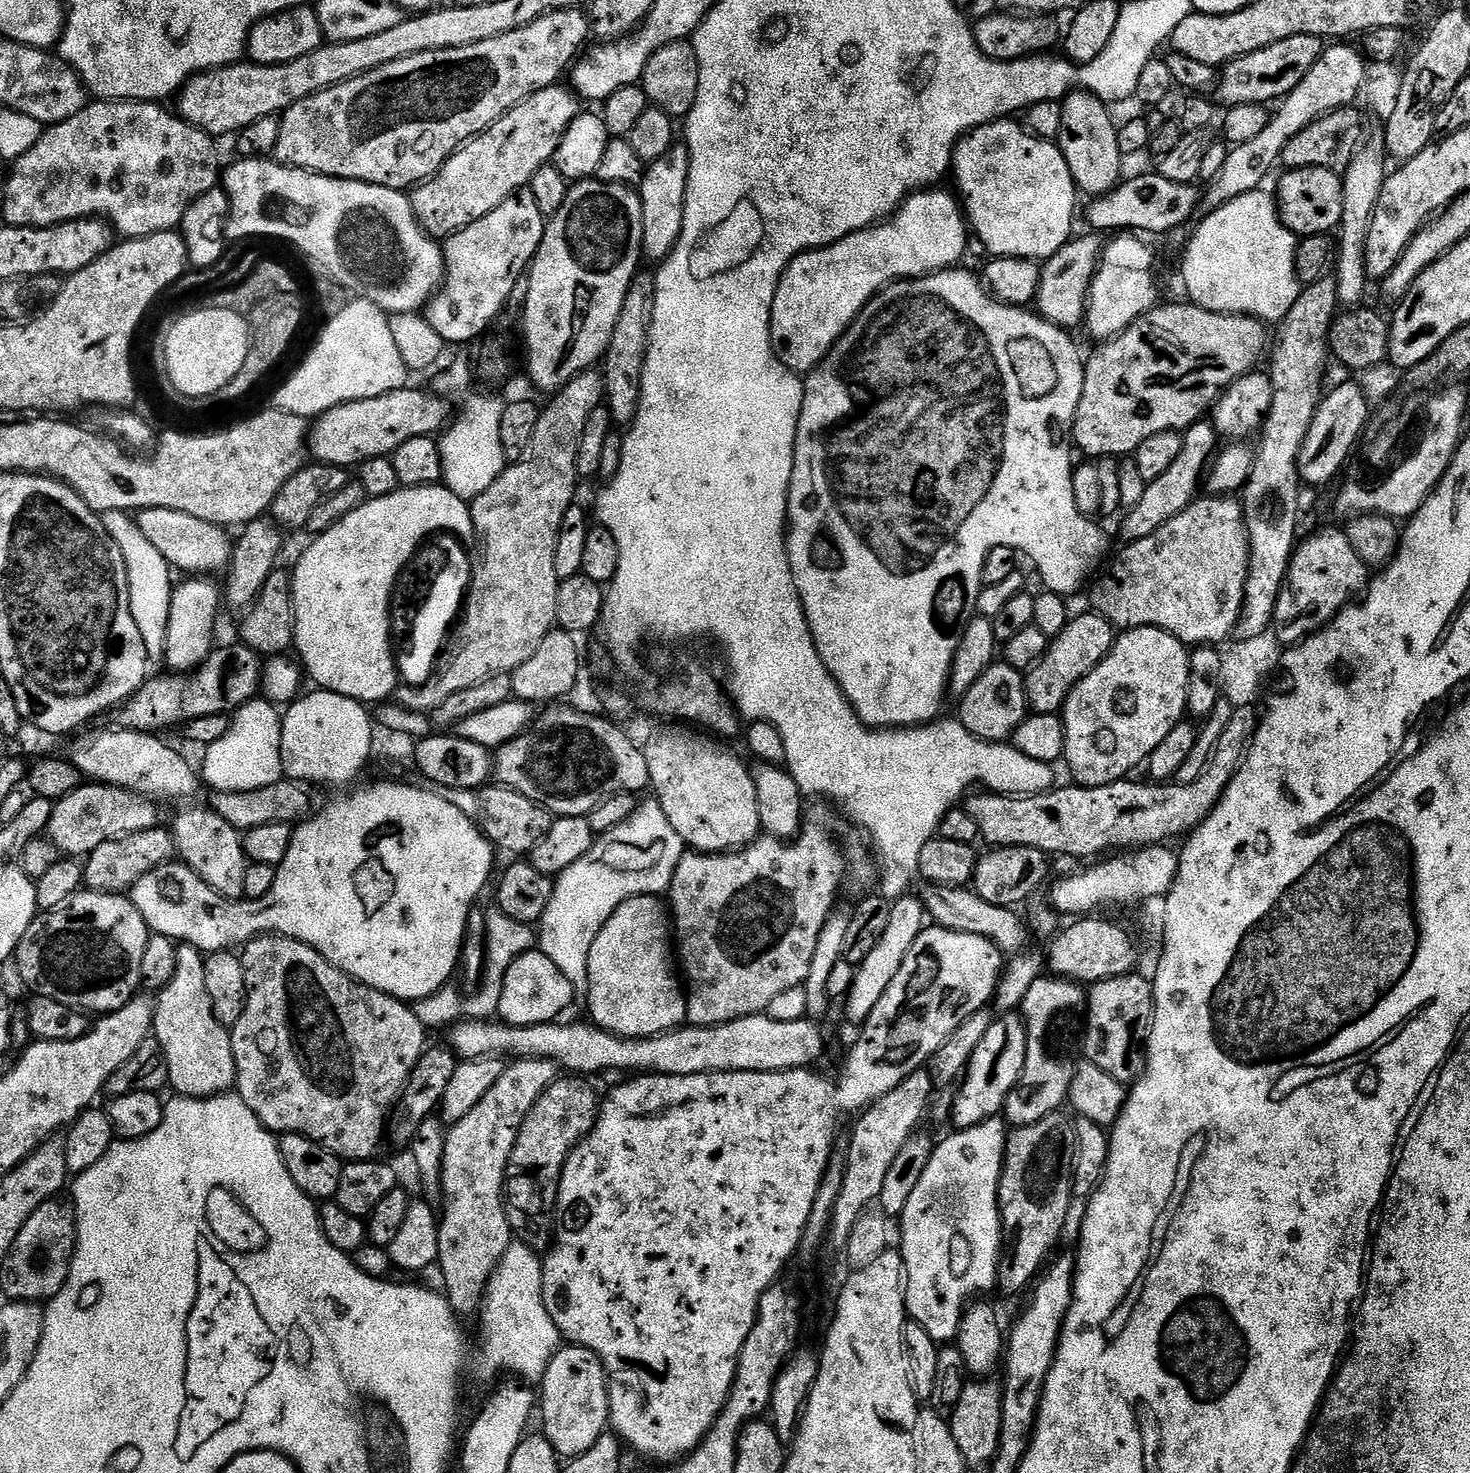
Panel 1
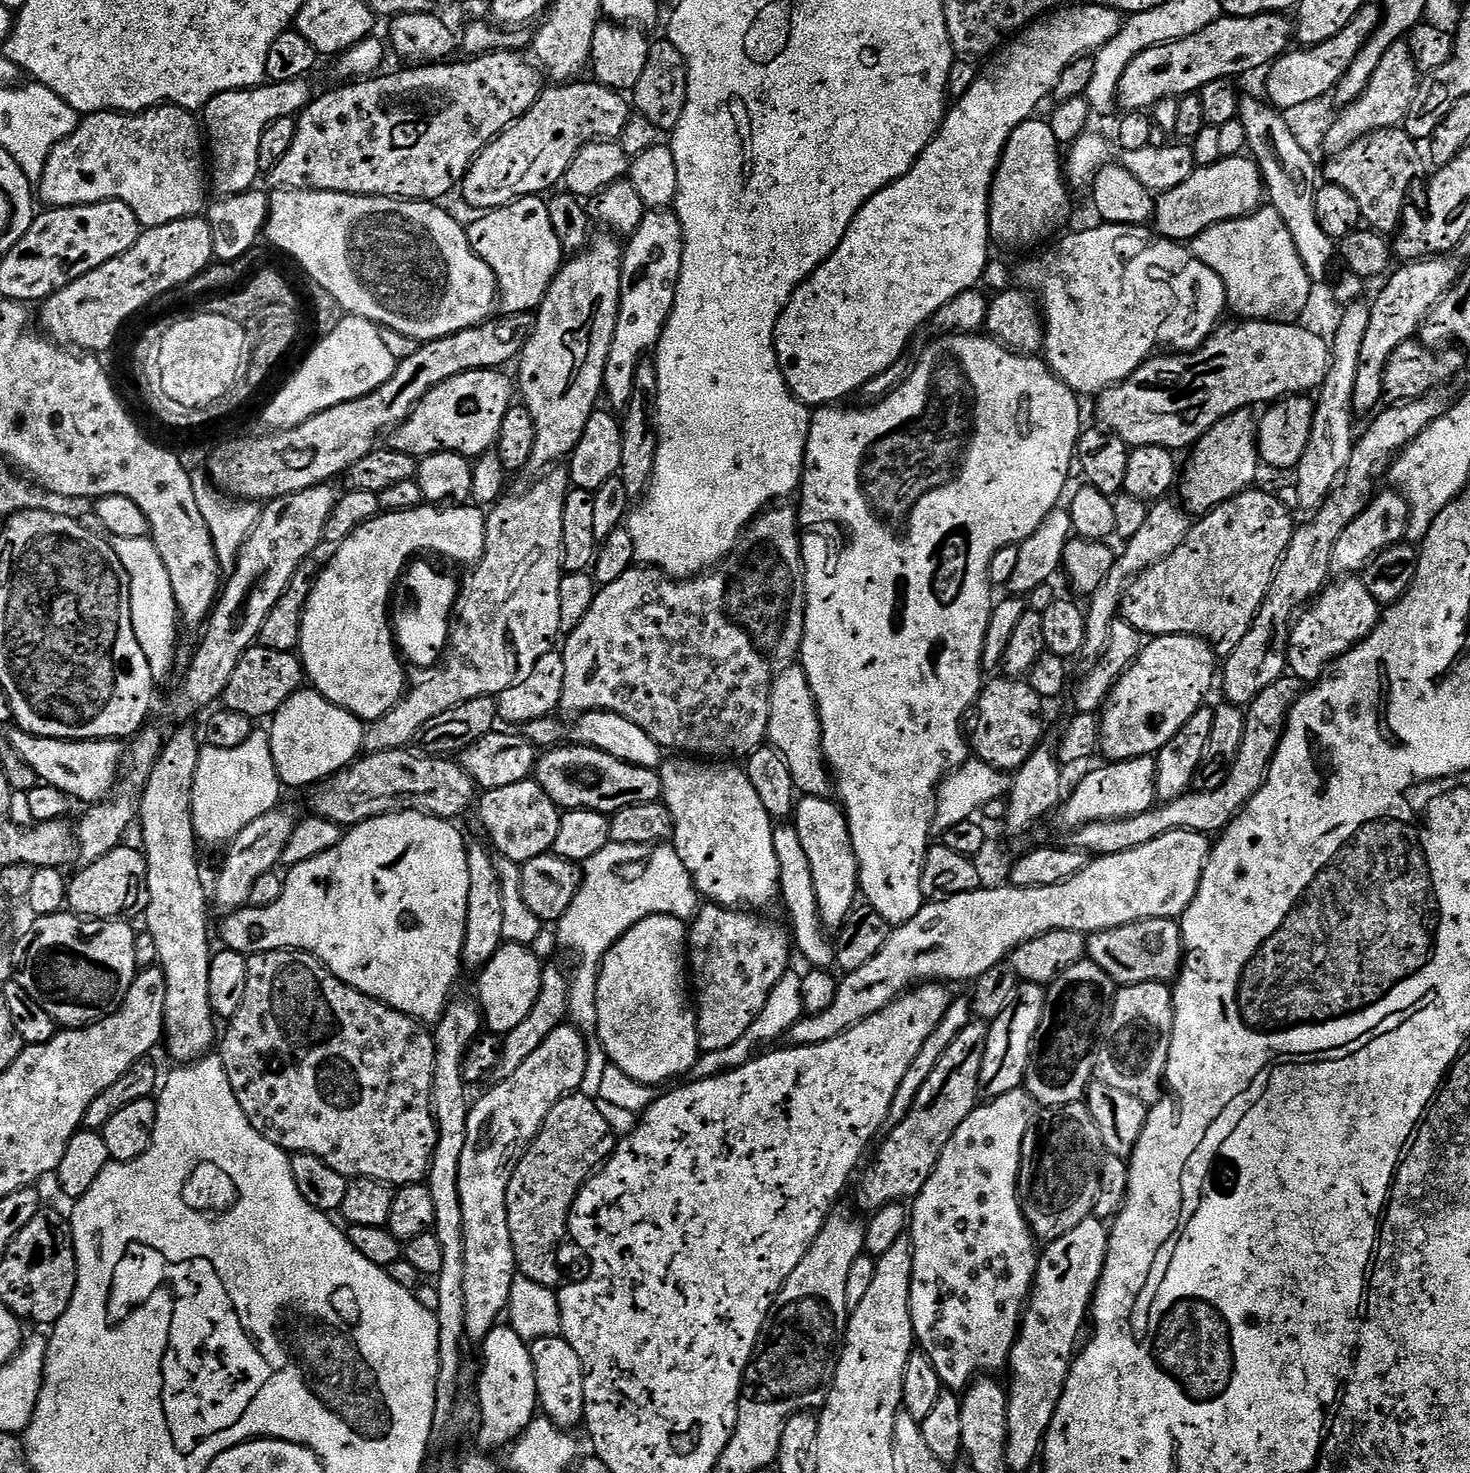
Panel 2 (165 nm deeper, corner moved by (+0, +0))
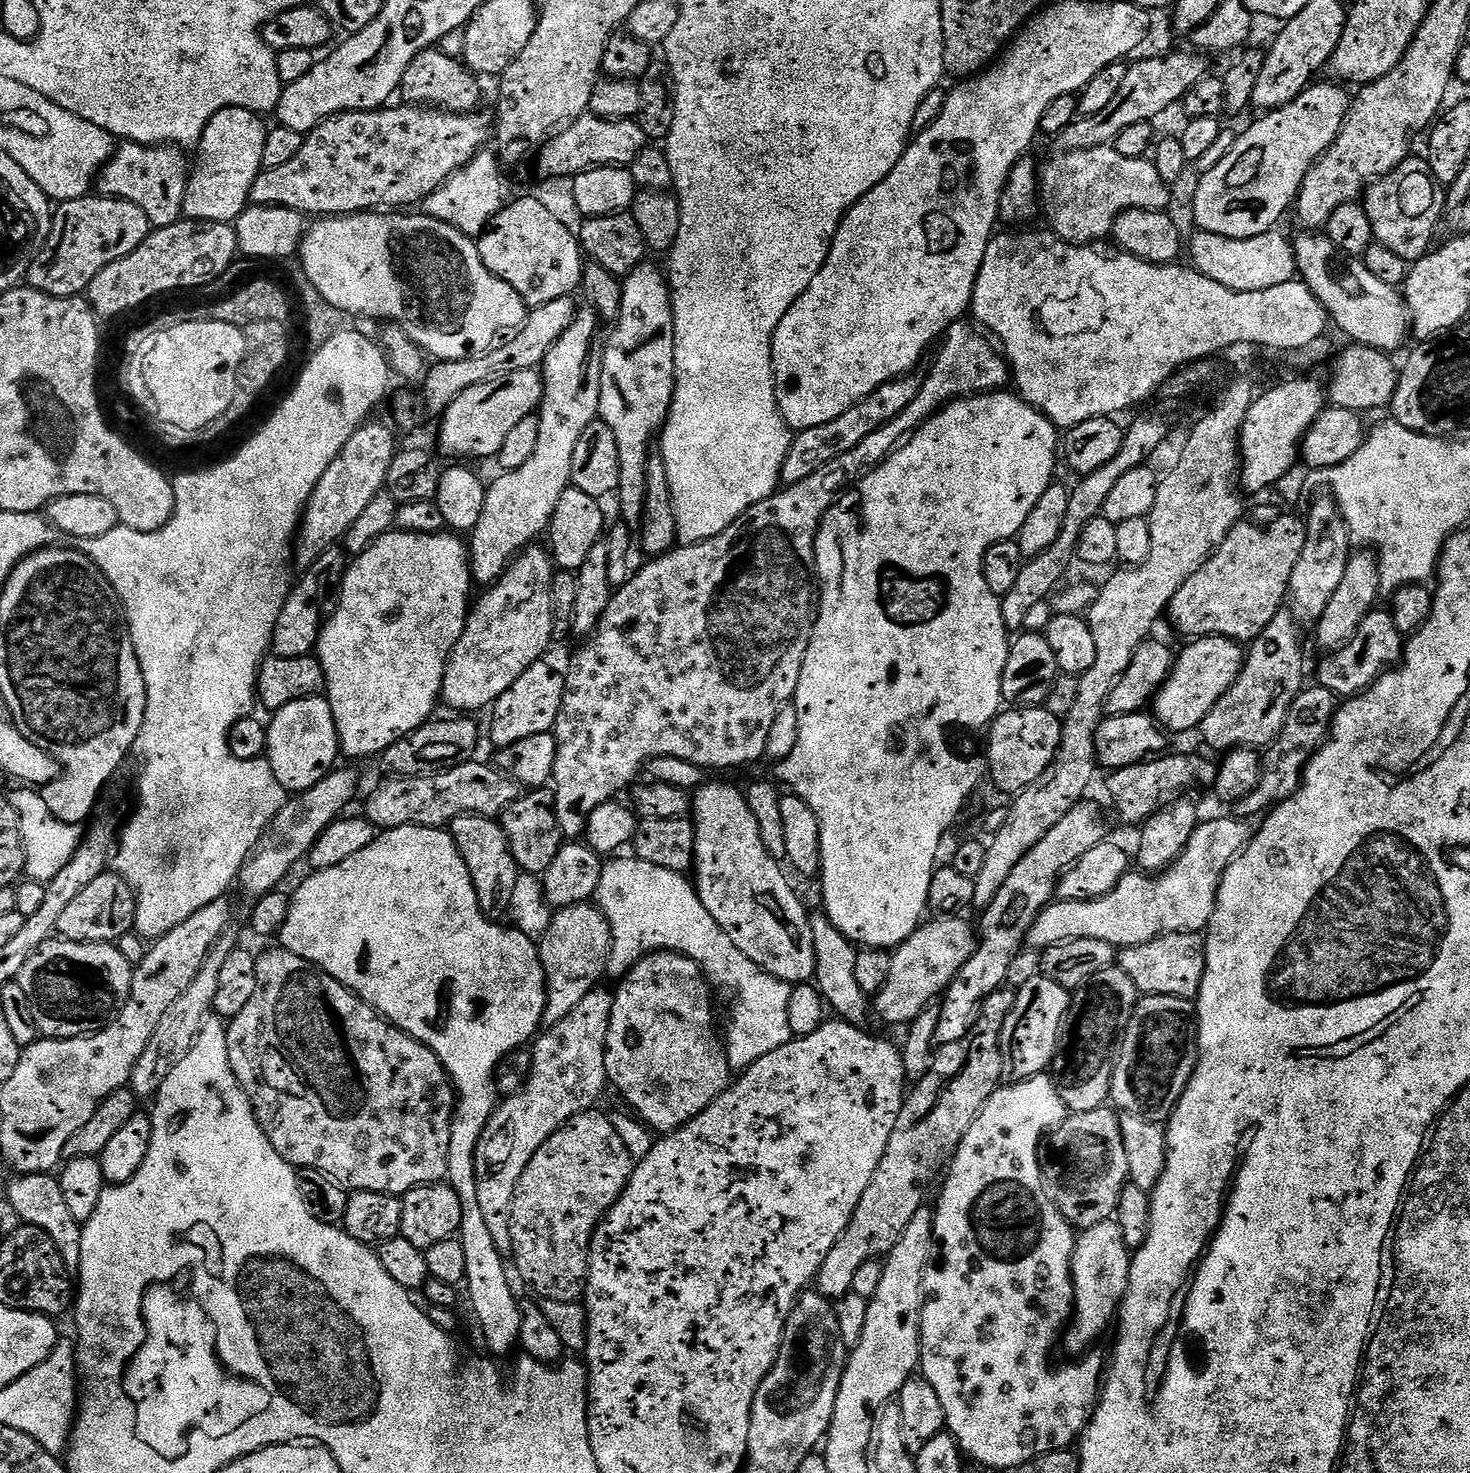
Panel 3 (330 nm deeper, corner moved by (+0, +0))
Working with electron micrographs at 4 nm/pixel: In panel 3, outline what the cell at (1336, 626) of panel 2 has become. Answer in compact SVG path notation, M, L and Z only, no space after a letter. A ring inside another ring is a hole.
M1373 610L1362 618L1354 638L1346 642L1343 648L1335 649L1324 660L1324 665L1317 670L1319 687L1330 690L1337 698L1351 698L1364 692L1378 677L1389 668L1400 663L1406 643L1405 637L1394 626L1391 611Z

